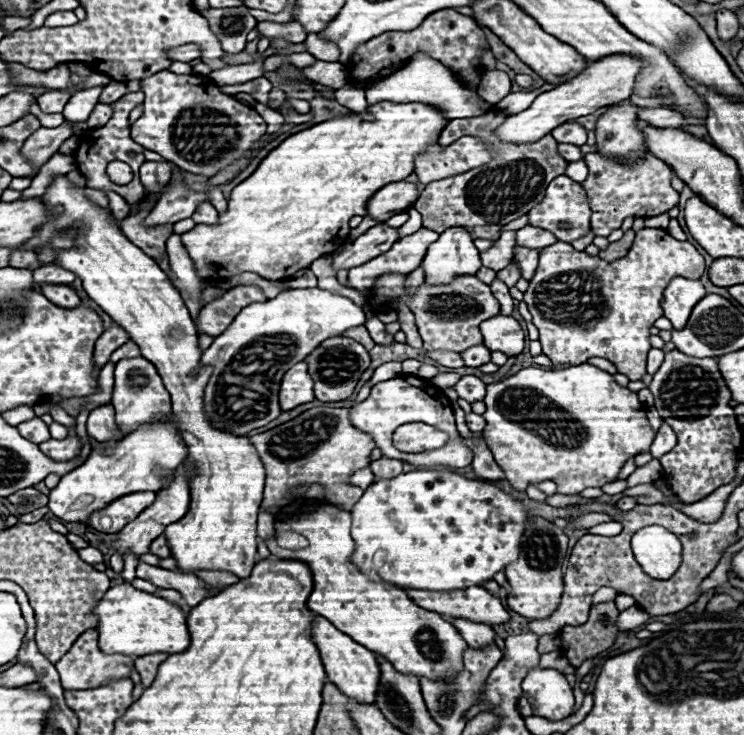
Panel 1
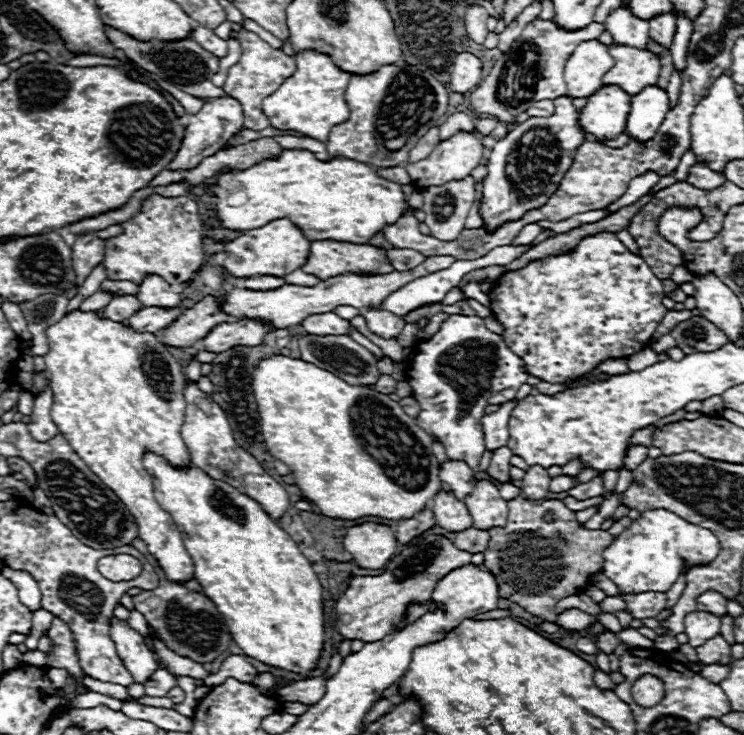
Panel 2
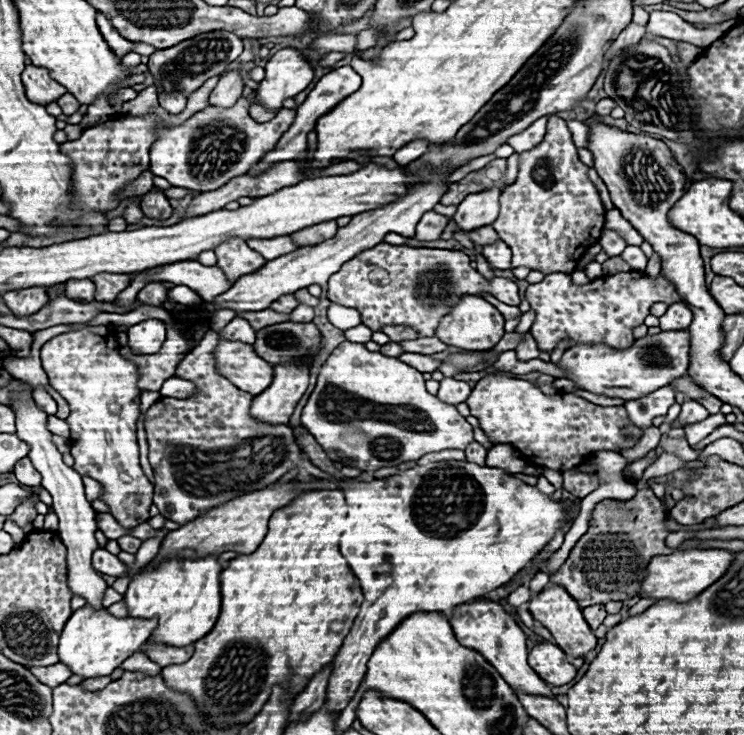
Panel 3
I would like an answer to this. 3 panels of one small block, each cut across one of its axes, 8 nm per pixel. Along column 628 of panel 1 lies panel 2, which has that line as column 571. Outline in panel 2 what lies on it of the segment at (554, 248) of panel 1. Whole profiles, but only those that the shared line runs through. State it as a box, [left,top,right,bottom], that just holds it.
[488,232,666,384]

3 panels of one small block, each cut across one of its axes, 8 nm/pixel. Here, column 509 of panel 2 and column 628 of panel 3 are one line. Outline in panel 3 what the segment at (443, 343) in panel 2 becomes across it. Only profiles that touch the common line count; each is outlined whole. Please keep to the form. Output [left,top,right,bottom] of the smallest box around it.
[560,330,690,400]

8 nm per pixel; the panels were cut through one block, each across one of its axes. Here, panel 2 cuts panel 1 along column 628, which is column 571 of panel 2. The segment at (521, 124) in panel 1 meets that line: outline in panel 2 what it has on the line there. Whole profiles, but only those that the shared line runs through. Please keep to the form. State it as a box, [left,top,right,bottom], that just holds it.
[564,40,614,98]

